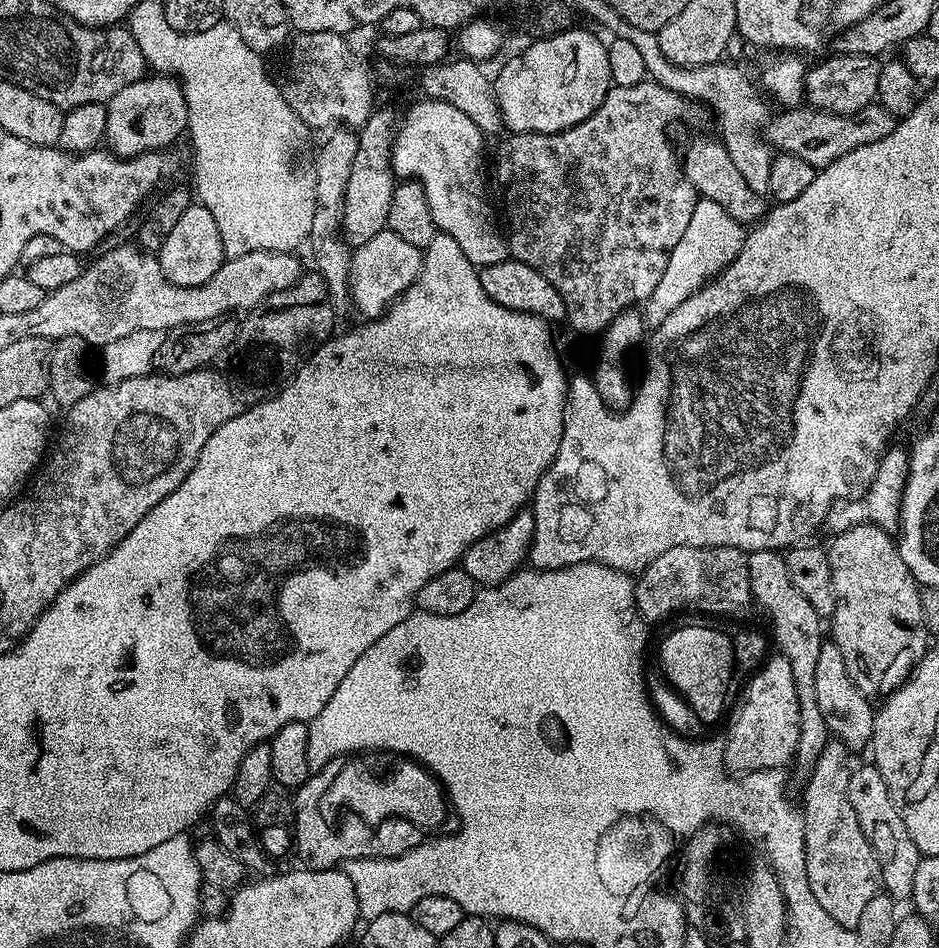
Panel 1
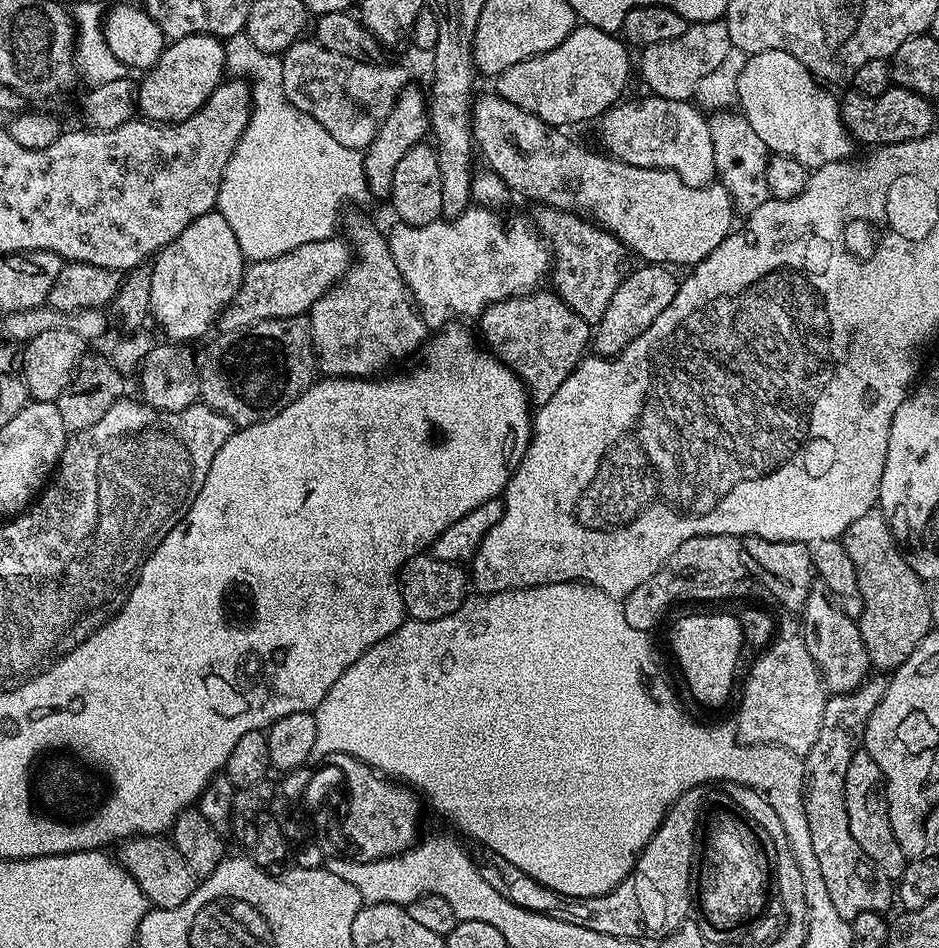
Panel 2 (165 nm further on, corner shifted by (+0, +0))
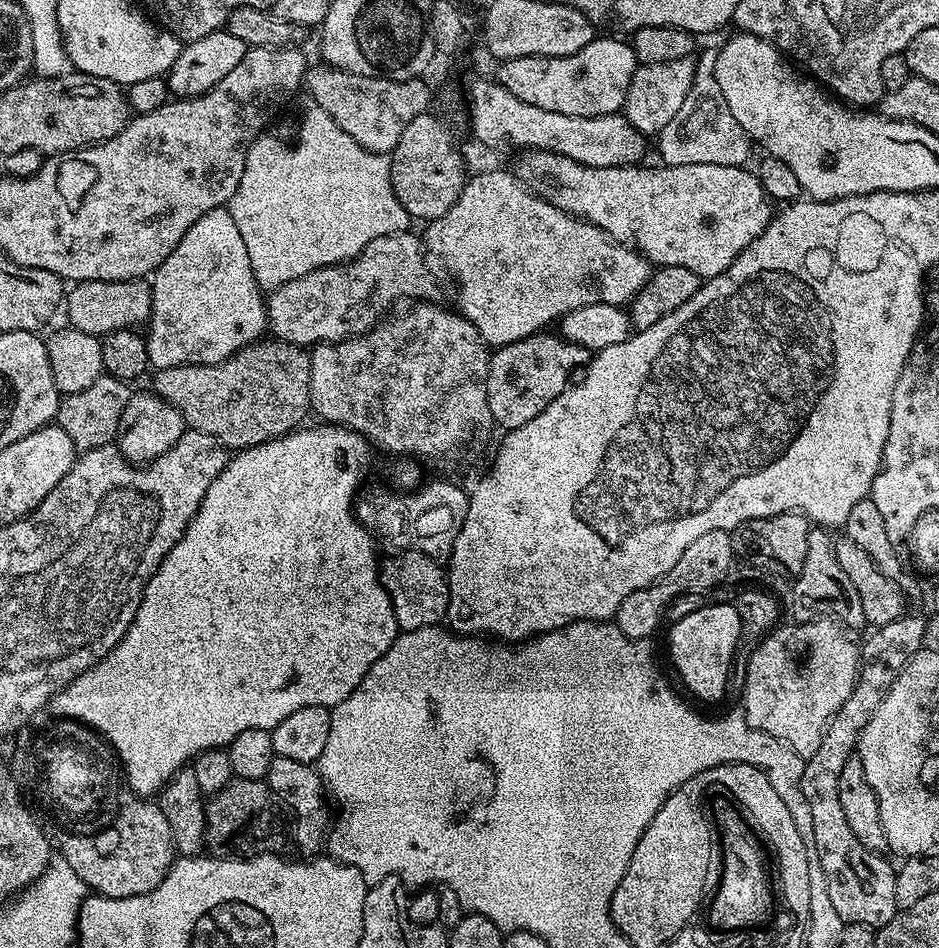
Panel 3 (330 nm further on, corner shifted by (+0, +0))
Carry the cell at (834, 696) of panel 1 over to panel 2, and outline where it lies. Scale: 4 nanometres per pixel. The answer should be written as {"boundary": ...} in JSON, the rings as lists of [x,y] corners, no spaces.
{"boundary":[[[816,582],[813,583],[802,609],[804,645],[820,668],[820,678],[824,681],[825,689],[832,694],[852,692],[870,675],[868,651],[862,642],[859,623],[853,617],[851,620],[844,608],[847,608],[845,601],[836,596],[830,586]]]}

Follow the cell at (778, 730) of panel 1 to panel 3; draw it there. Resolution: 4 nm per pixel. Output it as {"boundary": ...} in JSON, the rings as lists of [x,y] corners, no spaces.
{"boundary":[[[831,618],[811,620],[805,624],[788,622],[785,628],[782,627],[771,631],[749,658],[748,668],[742,675],[742,715],[751,728],[778,738],[806,761],[817,752],[818,746],[822,746],[828,723],[838,710],[842,710],[842,702],[850,698],[850,690],[854,690],[856,676],[860,672],[860,649],[857,641],[852,641],[848,637],[851,635]]]}

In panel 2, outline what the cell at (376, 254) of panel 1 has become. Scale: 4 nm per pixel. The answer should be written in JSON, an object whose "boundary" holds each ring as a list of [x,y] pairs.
{"boundary":[[[469,206],[460,217],[456,220],[447,221],[443,218],[430,222],[426,226],[414,226],[412,224],[406,224],[403,222],[397,223],[397,228],[393,232],[387,233],[388,237],[388,249],[390,254],[394,258],[394,262],[398,266],[398,274],[402,274],[402,278],[406,282],[409,292],[412,294],[412,299],[420,313],[424,317],[425,321],[432,326],[443,326],[453,318],[459,318],[461,321],[468,322],[468,319],[479,318],[484,313],[484,309],[488,308],[494,302],[499,300],[505,300],[511,296],[527,296],[530,292],[535,292],[541,287],[540,284],[545,283],[546,277],[550,272],[550,249],[547,244],[544,243],[539,232],[536,231],[533,221],[531,219],[523,220],[522,217],[516,216],[512,220],[512,232],[504,225],[504,220],[488,206]]]}

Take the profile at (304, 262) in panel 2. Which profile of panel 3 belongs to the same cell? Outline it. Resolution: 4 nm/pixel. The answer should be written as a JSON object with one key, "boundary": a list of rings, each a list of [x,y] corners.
{"boundary":[[[409,230],[398,234],[386,234],[382,238],[374,238],[370,246],[366,246],[351,262],[331,264],[325,268],[312,270],[302,278],[294,278],[266,296],[268,309],[267,331],[275,339],[285,340],[301,346],[317,344],[335,344],[337,340],[349,340],[352,336],[360,336],[369,332],[377,323],[393,311],[399,300],[408,302],[436,302],[441,298],[440,284],[428,265],[424,241],[415,231]]]}

